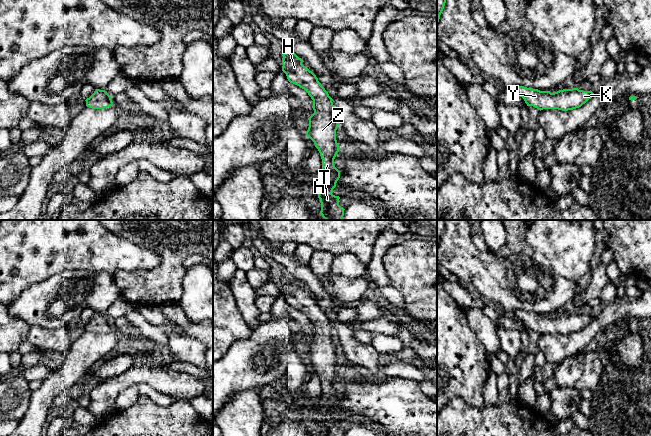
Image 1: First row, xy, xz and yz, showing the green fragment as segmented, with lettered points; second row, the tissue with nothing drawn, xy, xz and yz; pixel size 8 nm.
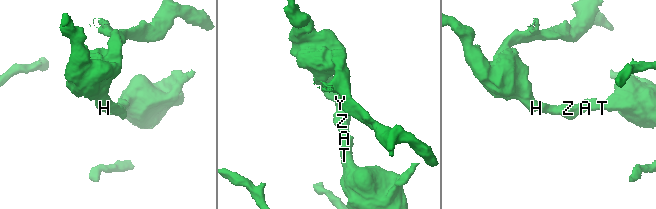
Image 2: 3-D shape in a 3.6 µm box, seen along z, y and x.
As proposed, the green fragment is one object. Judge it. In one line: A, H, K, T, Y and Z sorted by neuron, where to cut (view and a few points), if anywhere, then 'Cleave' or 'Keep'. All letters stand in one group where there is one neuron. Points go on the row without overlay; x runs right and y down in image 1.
Groups: A H K T Y Z. No split. Keep

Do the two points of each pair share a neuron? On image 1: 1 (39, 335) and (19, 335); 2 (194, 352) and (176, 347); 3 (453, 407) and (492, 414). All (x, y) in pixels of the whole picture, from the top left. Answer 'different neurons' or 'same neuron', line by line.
1: different neurons
2: same neuron
3: same neuron

